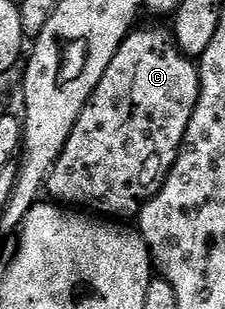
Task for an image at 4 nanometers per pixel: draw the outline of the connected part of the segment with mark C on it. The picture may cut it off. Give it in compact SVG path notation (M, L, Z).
M153 25L150 29L134 28L126 37L125 41L119 47L115 59L103 71L103 79L95 87L95 91L89 96L89 101L83 107L79 119L73 124L71 135L55 163L55 167L49 173L47 182L47 193L50 193L54 202L60 203L65 207L76 207L81 211L88 211L93 215L100 215L105 219L125 219L121 217L136 218L140 214L141 208L153 198L163 187L171 167L181 150L181 144L187 131L187 123L191 123L191 115L199 103L199 91L201 90L201 71L198 62L194 58L188 57L183 50L177 46L177 40L173 38L172 32L168 28L160 29L159 26Z

